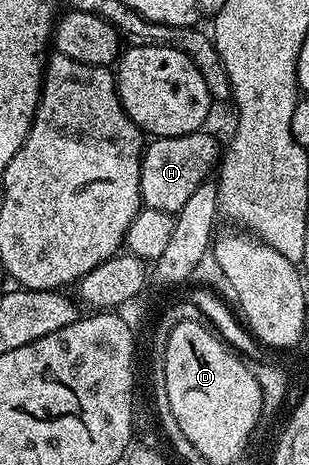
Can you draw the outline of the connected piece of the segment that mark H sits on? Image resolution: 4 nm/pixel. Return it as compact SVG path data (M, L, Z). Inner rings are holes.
M197 131L178 135L177 137L158 137L147 142L140 159L140 199L143 208L154 211L166 211L175 215L186 204L186 199L198 191L203 181L209 180L222 157L222 145L208 134L208 131Z

